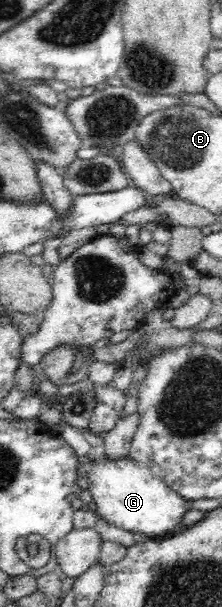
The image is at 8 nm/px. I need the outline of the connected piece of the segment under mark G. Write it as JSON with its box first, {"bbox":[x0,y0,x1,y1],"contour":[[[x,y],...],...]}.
{"bbox":[81,457,190,537],"contour":[[[128,457],[121,459],[94,458],[91,469],[81,468],[97,505],[97,513],[109,523],[125,531],[145,533],[149,537],[168,537],[179,532],[179,521],[190,509],[190,503],[173,491],[147,466]]]}

